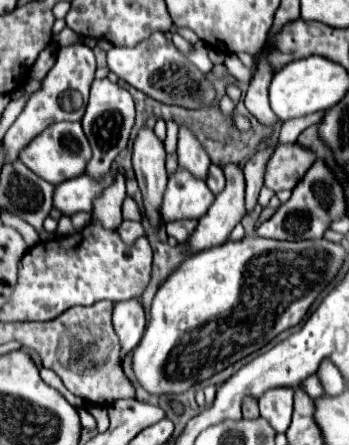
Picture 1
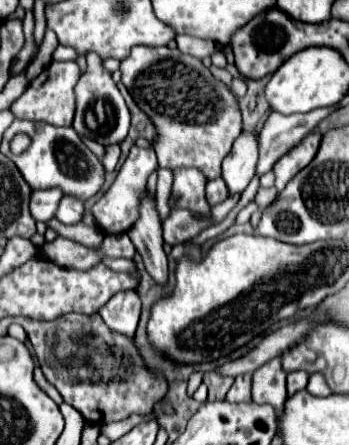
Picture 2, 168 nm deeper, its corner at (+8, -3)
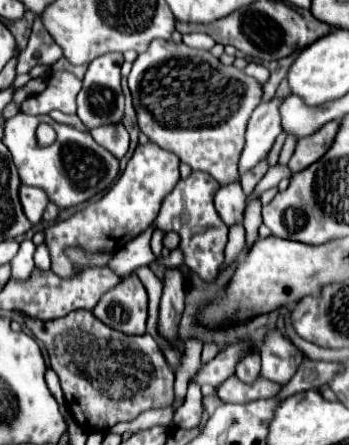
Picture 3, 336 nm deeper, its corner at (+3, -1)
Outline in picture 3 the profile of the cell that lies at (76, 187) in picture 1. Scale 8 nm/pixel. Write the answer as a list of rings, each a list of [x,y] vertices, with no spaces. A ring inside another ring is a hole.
[[[21,185],[21,205],[23,205],[25,215],[29,217],[29,221],[39,223],[43,219],[45,207],[49,205],[49,197],[43,189]]]

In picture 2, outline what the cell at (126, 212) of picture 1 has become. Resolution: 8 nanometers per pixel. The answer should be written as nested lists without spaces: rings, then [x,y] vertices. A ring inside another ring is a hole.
[[[134,145],[130,149],[130,155],[124,161],[124,165],[120,167],[116,181],[92,207],[92,215],[96,219],[96,225],[104,235],[122,235],[132,227],[132,223],[136,223],[136,217],[140,217],[140,199],[146,191],[146,181],[148,181],[150,173],[156,169],[158,169],[158,161],[156,161],[154,147],[142,149],[142,147]]]

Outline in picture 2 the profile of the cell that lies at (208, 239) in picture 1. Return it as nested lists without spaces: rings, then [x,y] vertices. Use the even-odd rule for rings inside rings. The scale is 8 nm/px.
[[[242,131],[234,141],[232,151],[222,163],[222,177],[230,193],[240,193],[248,187],[256,173],[258,155],[258,131]]]

